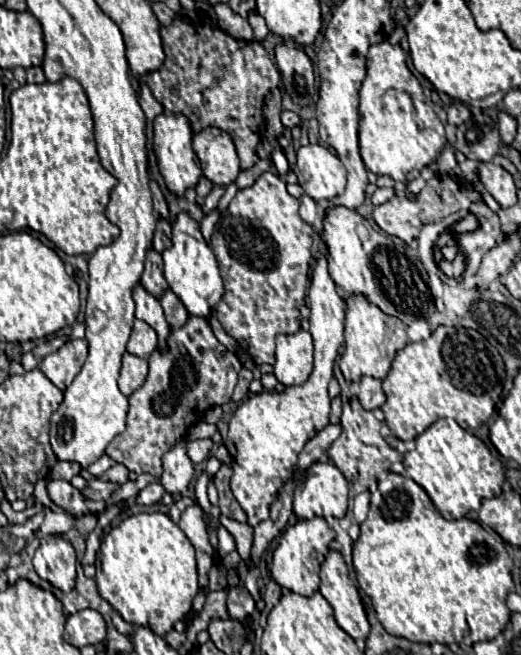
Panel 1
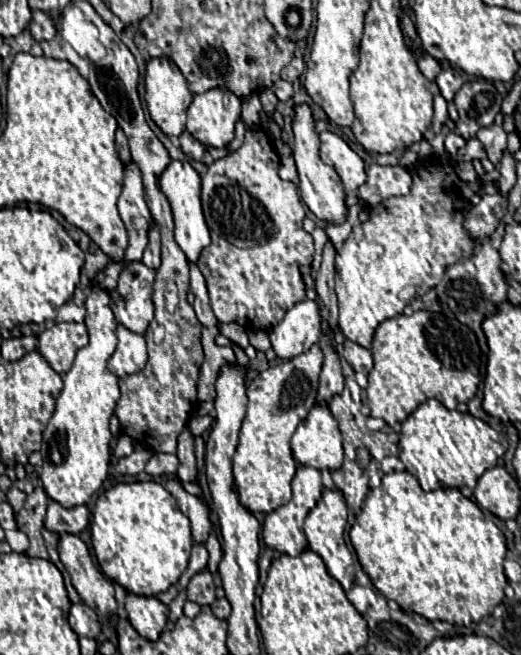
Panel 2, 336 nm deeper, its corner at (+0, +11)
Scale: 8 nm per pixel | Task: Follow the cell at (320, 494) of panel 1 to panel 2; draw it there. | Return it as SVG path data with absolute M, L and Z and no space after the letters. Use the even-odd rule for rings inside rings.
M316 404L308 416L298 424L294 436L292 436L292 452L298 464L308 464L318 470L336 470L342 466L344 450L342 450L342 436L338 430L338 422L334 420L332 412L328 410L326 404Z

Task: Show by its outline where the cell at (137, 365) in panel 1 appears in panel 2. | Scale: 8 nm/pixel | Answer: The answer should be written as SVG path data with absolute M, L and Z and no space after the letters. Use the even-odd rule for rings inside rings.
M118 324L116 336L118 336L118 346L114 354L108 358L108 370L118 378L140 372L148 360L144 336L124 328L122 324Z

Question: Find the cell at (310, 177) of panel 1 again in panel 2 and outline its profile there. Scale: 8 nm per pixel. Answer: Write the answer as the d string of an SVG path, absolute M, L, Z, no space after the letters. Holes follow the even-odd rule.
M322 132L320 134L320 158L334 166L334 170L338 172L344 190L352 192L358 190L358 186L362 186L366 182L366 172L364 172L364 162L362 158L334 132Z

